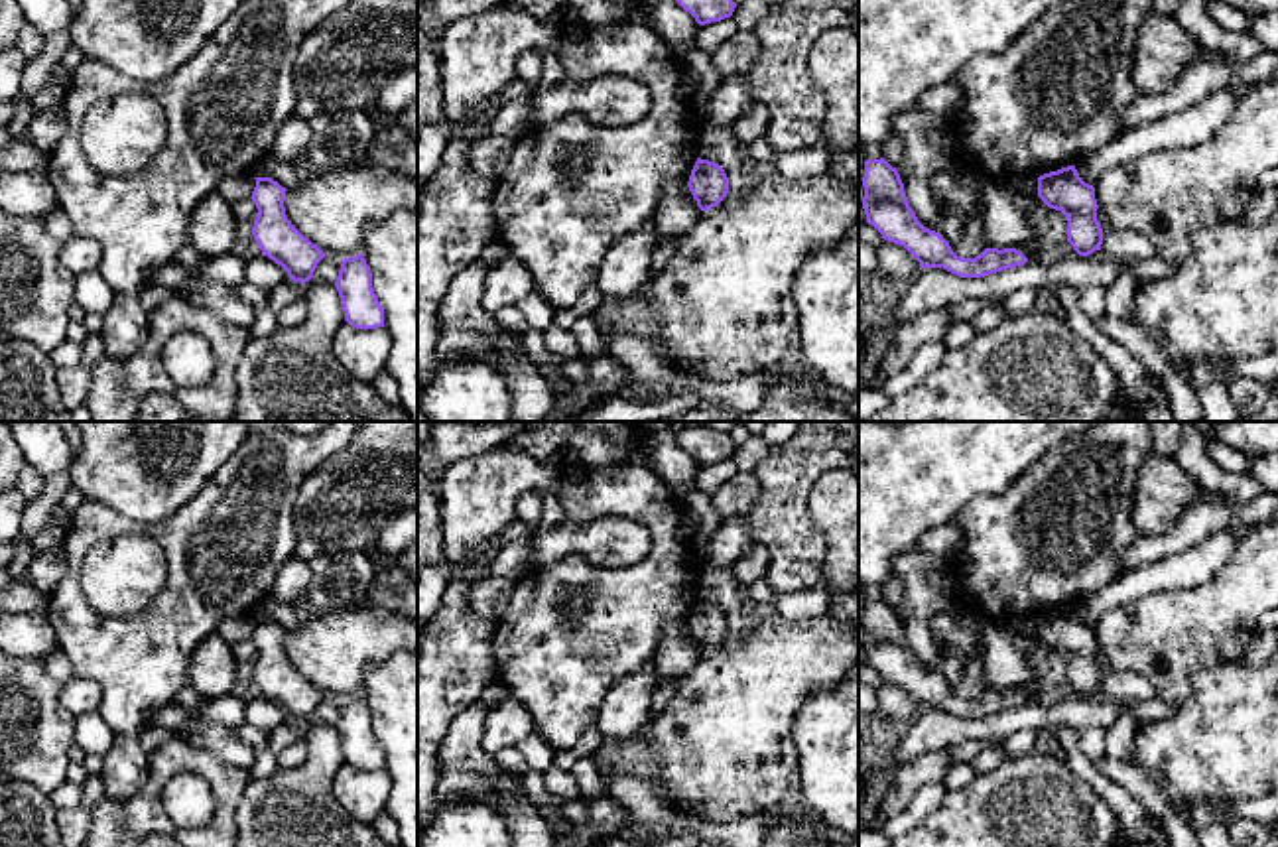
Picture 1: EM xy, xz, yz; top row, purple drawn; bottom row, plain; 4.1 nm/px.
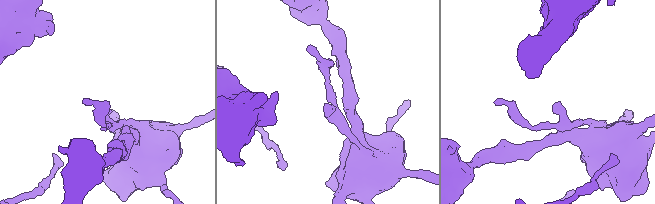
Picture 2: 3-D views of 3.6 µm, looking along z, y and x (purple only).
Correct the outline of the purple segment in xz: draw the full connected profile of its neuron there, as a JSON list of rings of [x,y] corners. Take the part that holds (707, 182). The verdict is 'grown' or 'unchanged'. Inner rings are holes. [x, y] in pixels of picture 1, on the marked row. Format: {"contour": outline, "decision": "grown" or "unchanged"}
{"contour": [[[697,158],[687,187],[701,211],[717,207],[729,193],[725,169],[709,160]]], "decision": "unchanged"}

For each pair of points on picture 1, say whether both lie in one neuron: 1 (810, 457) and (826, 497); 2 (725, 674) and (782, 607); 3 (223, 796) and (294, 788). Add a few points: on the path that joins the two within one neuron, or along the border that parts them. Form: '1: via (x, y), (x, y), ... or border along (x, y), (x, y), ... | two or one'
1: border along (837, 469), (808, 497), (820, 526) | two
2: border along (772, 611), (788, 621), (804, 621), (824, 613) | two
3: border along (251, 779), (237, 808), (237, 826) | two

